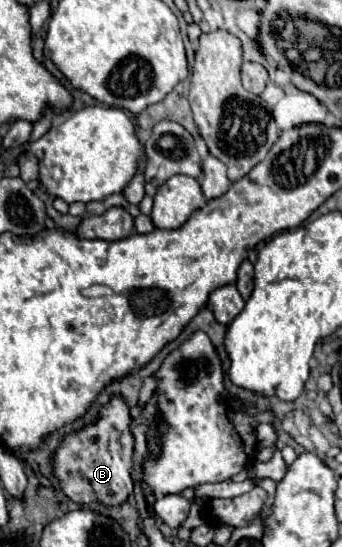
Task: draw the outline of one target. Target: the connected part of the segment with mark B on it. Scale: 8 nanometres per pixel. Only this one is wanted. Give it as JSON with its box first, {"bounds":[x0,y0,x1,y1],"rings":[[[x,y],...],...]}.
{"bounds":[54,398,134,506],"rings":[[[112,398],[108,406],[100,410],[98,422],[66,436],[54,454],[54,474],[60,480],[62,492],[72,498],[78,504],[90,504],[90,502],[104,502],[110,506],[126,502],[126,498],[132,494],[132,478],[130,478],[130,468],[132,468],[132,448],[134,448],[134,438],[130,432],[130,410],[128,404],[122,398]]]}

